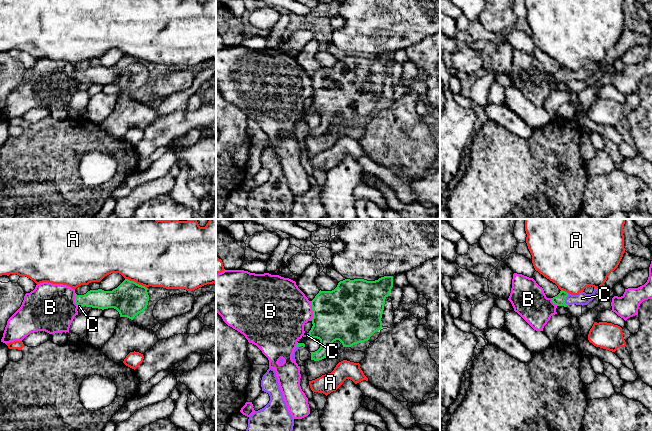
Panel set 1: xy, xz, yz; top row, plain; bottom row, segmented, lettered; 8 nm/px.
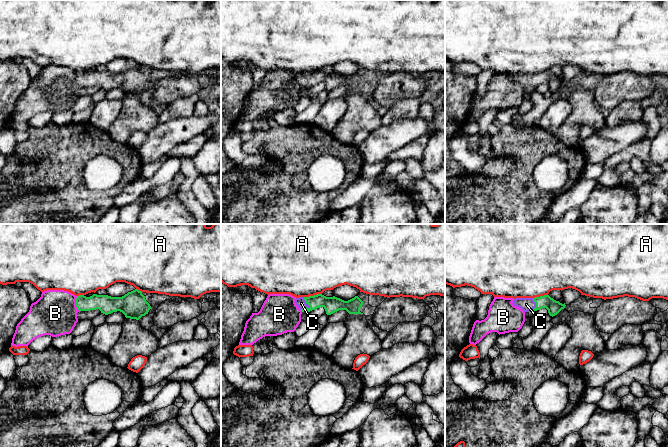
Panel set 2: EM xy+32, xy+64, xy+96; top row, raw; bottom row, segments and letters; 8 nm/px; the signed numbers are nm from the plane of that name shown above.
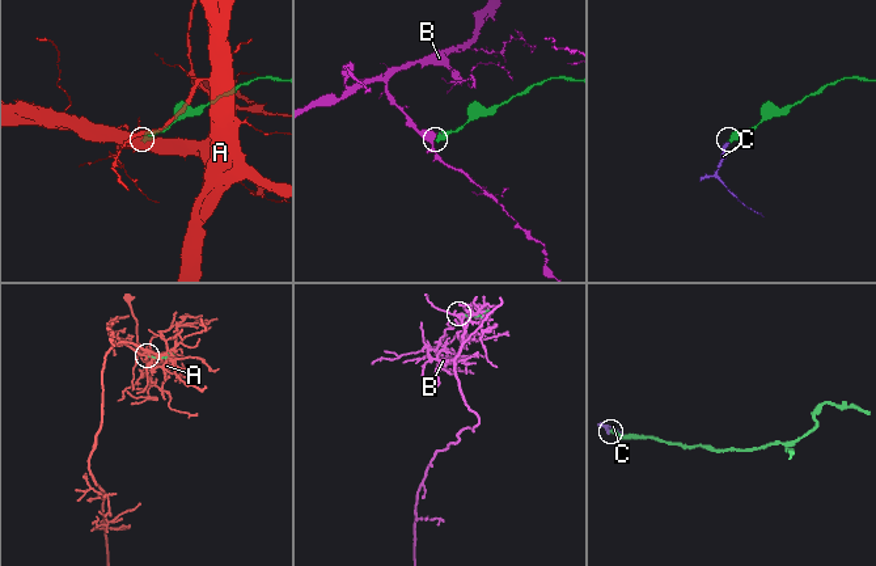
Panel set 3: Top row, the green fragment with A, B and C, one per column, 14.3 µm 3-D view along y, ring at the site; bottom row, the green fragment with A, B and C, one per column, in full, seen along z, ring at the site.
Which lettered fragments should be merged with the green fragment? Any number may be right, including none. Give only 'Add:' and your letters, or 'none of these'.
Add: C

